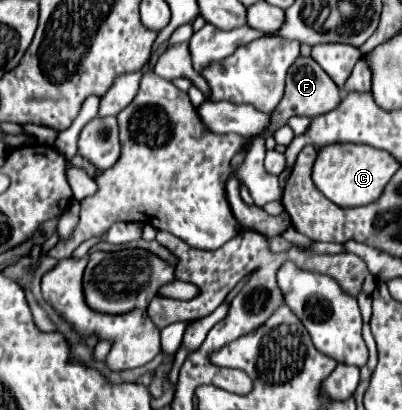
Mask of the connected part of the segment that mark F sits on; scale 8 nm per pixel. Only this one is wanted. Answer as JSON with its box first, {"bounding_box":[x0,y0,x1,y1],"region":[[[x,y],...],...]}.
{"bounding_box":[260,56,340,138],"region":[[[298,56],[296,62],[290,66],[288,76],[286,76],[286,92],[282,102],[276,106],[274,114],[272,114],[272,128],[268,128],[268,132],[260,132],[262,138],[272,136],[276,128],[284,126],[292,116],[320,116],[326,114],[330,110],[334,110],[340,104],[340,88],[336,84],[332,84],[332,80],[328,80],[328,74],[312,60],[312,58],[304,58]]]}

